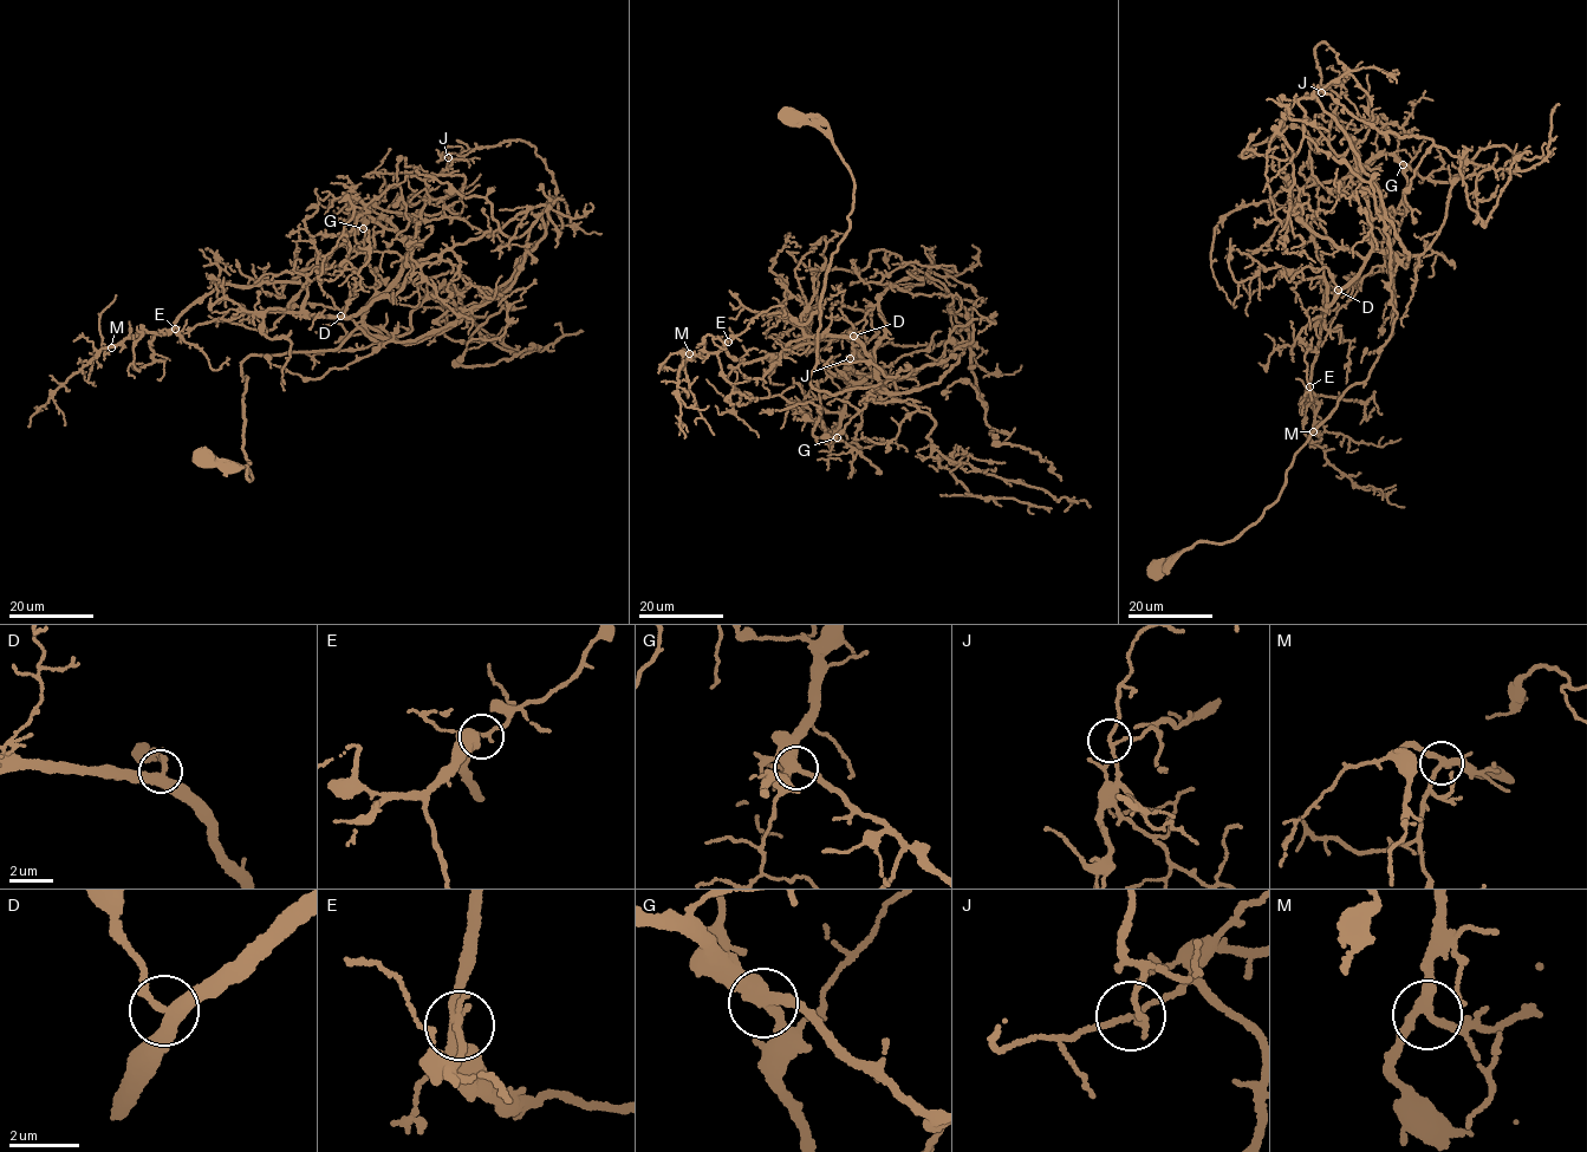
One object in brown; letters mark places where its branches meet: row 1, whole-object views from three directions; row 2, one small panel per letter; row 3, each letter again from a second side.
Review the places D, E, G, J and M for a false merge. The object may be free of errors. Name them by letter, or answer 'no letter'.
J

